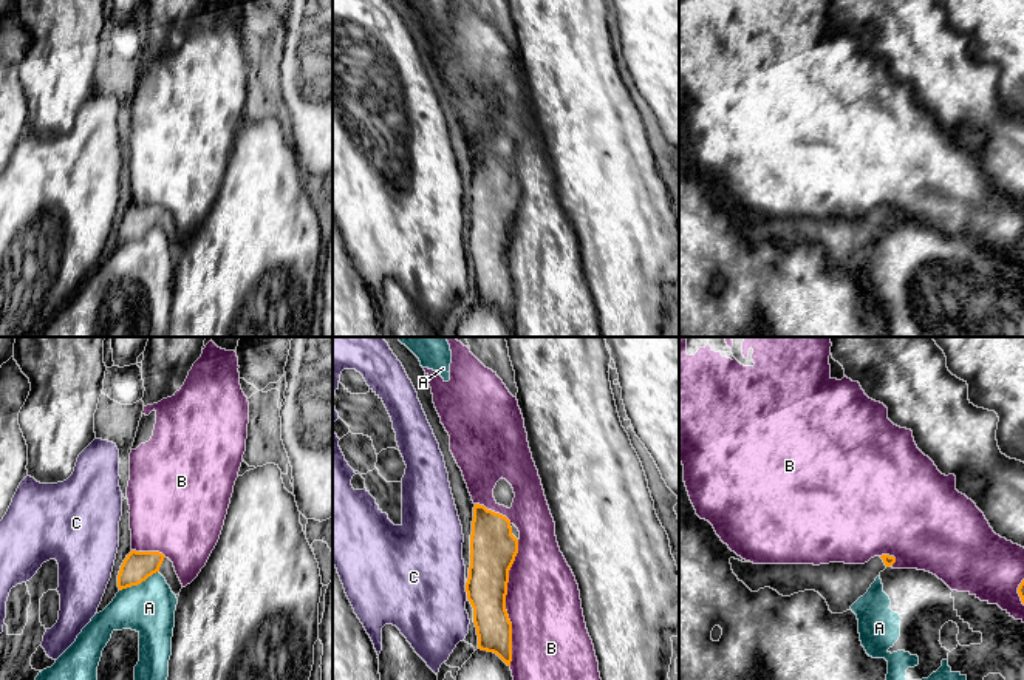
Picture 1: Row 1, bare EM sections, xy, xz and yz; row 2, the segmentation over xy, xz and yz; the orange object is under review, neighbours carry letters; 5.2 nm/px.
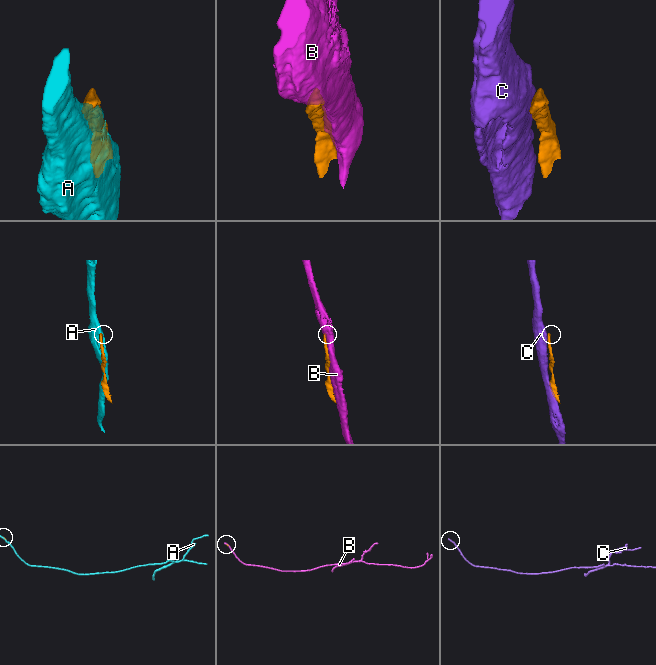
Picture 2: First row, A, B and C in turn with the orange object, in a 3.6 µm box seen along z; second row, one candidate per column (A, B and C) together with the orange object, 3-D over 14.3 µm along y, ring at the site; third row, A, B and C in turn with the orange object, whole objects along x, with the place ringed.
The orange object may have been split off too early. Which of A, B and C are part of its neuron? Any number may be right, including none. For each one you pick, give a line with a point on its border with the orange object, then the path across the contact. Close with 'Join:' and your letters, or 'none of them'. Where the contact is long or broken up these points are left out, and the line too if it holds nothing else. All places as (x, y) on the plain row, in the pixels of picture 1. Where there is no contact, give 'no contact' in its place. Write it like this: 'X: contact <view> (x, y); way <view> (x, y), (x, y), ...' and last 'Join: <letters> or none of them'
Join: none of them

